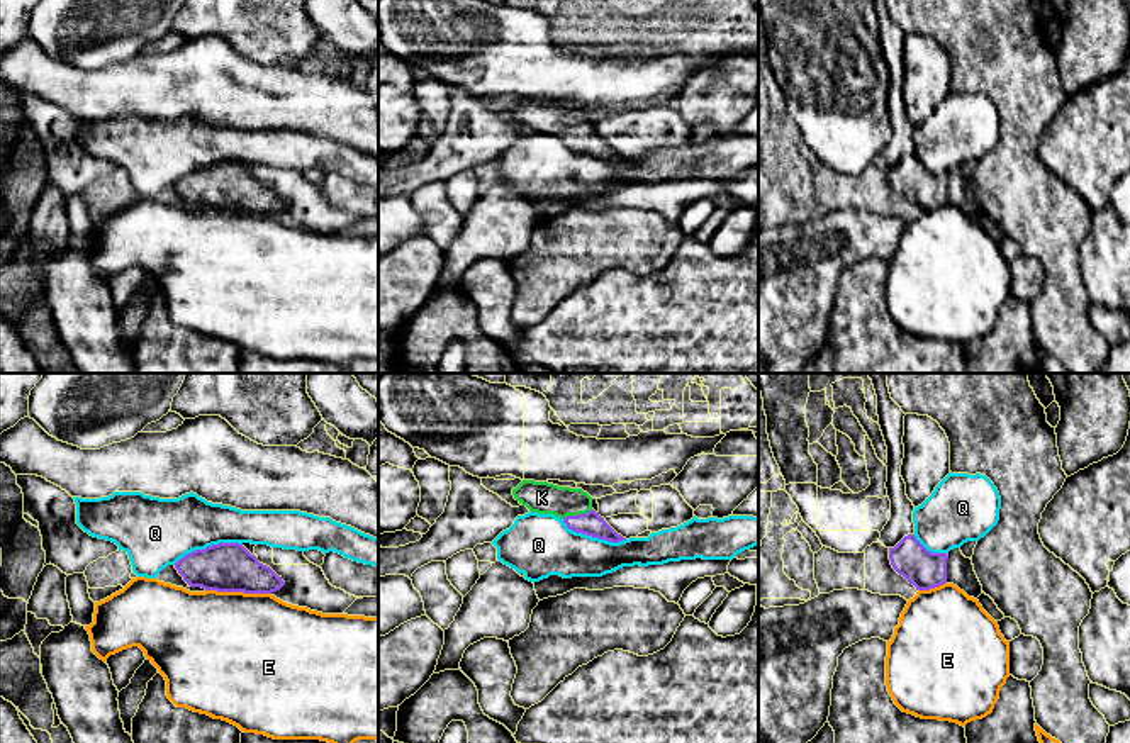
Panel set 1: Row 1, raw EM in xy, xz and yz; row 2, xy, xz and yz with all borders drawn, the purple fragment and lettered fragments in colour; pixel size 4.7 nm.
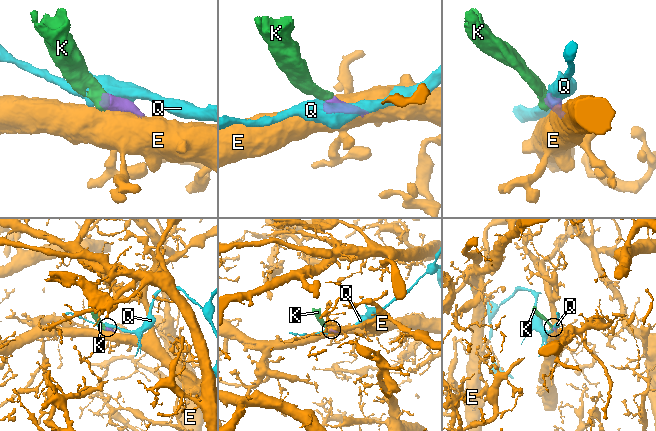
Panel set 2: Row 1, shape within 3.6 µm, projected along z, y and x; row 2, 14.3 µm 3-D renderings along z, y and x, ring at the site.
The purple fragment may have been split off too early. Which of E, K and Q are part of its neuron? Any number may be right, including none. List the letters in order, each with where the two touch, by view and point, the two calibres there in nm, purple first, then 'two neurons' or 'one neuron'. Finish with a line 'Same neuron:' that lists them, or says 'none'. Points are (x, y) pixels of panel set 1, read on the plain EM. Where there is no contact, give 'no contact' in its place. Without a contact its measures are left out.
E: contact xy (238, 211); calibres 240 and 500 nm; two neurons
K: contact xz (579, 134); calibres 110 and 150 nm; one neuron
Q: contact xy (207, 167); calibres 240 and 320 nm; two neurons
Same neuron: K

